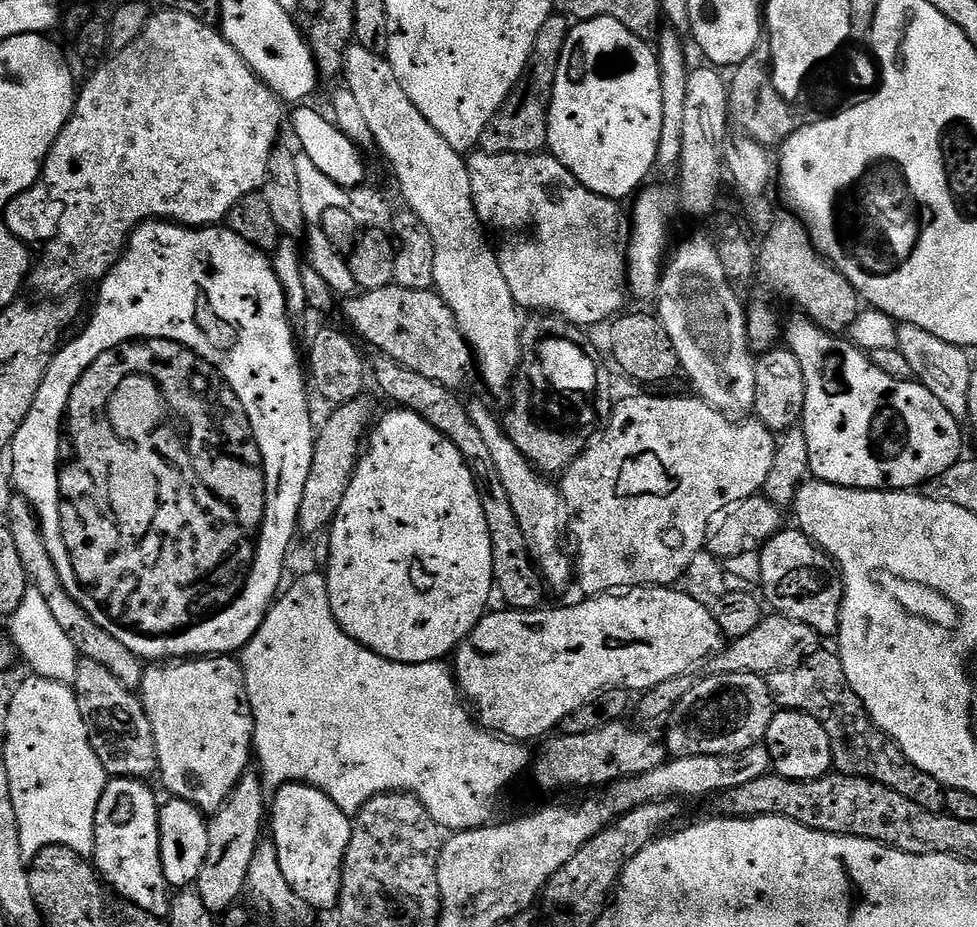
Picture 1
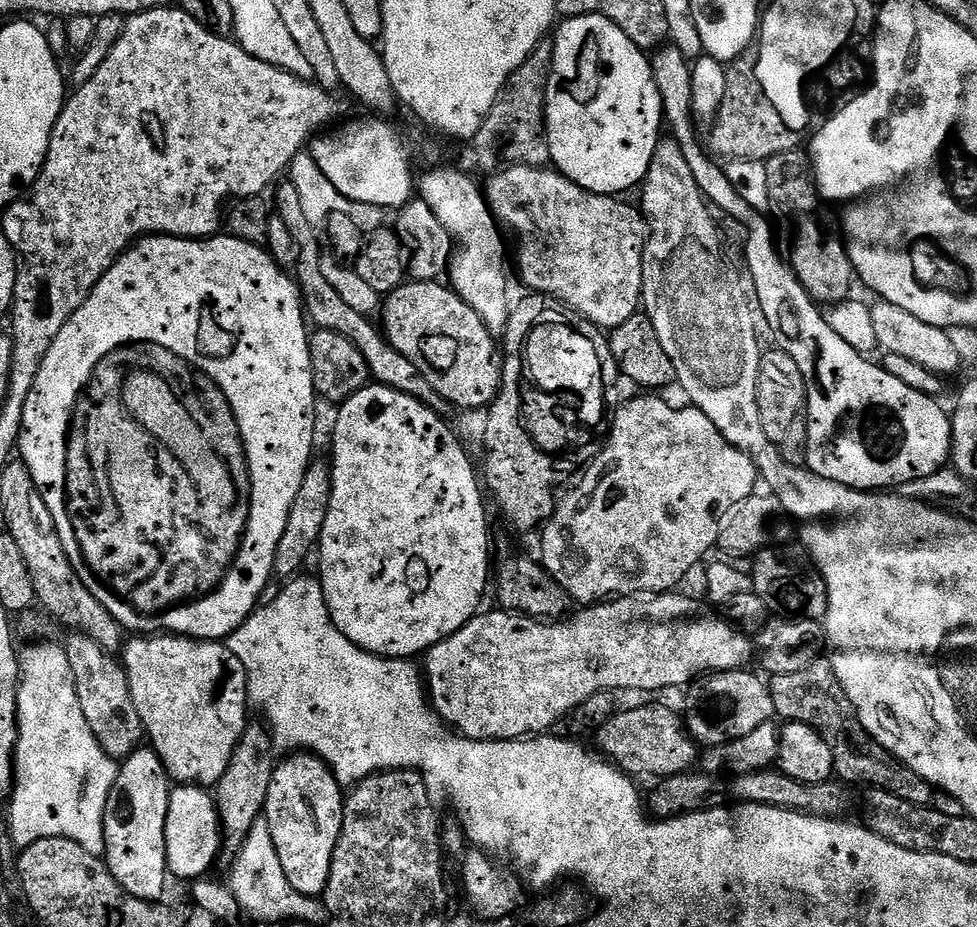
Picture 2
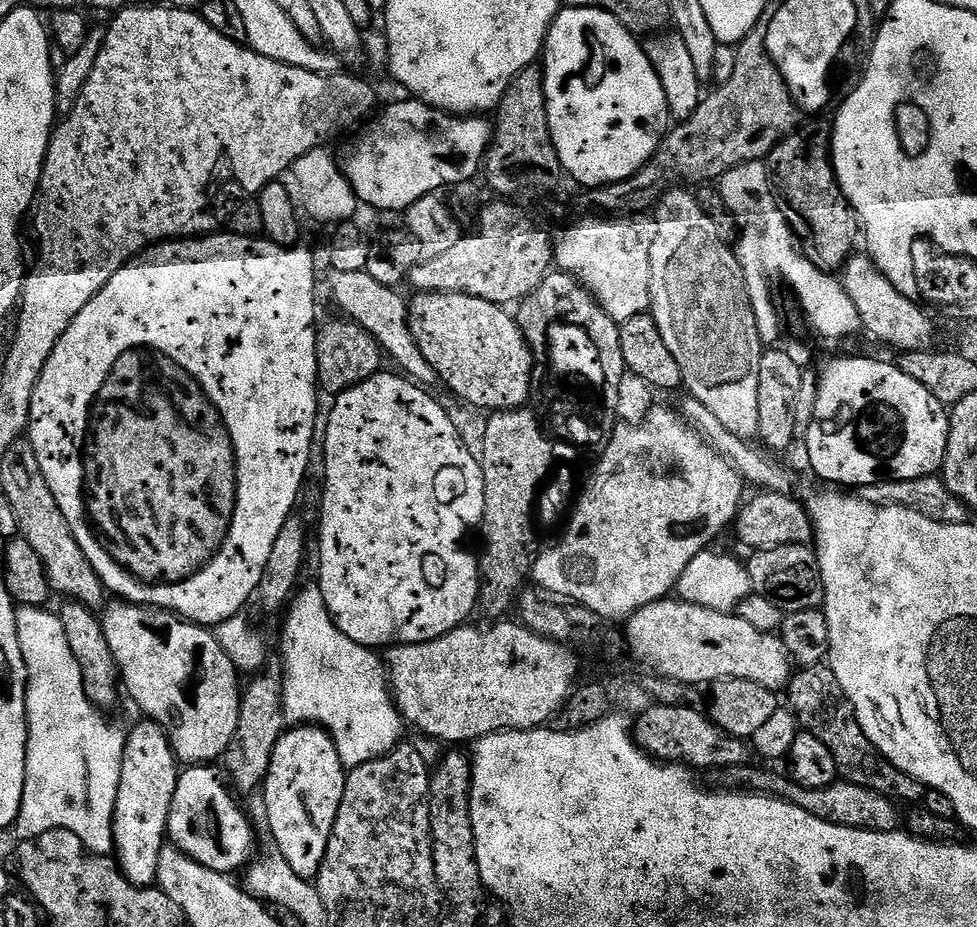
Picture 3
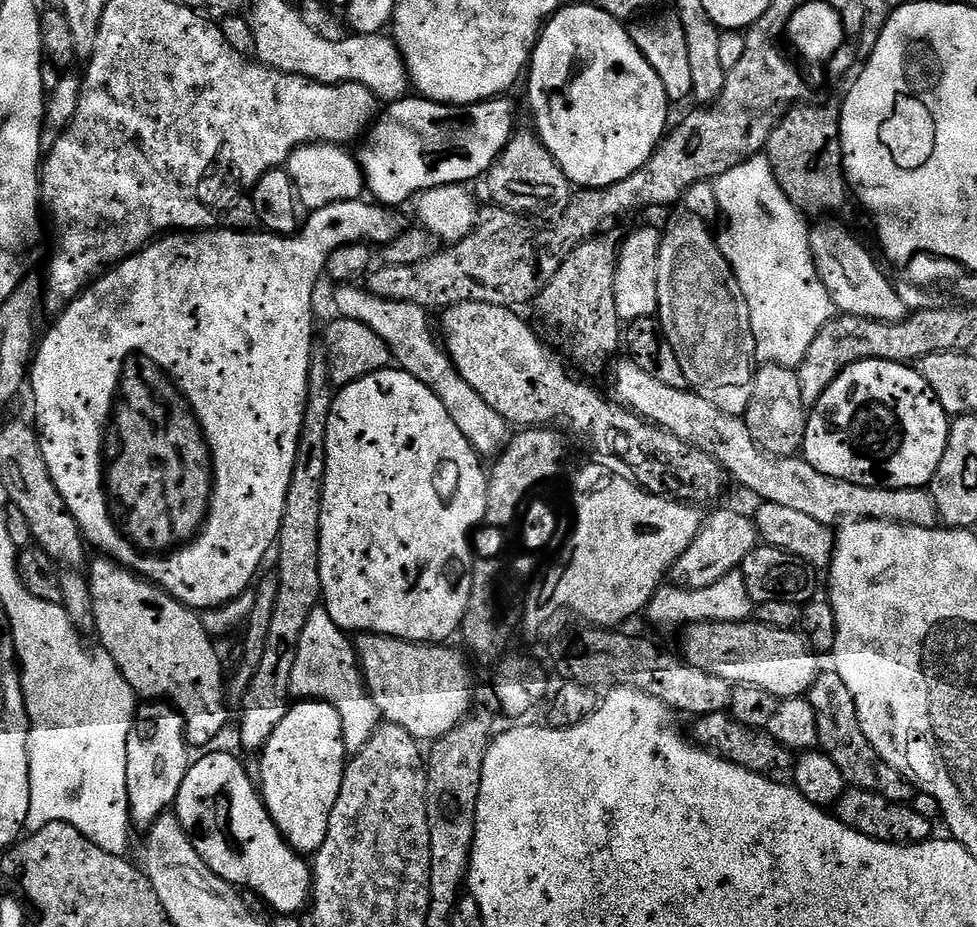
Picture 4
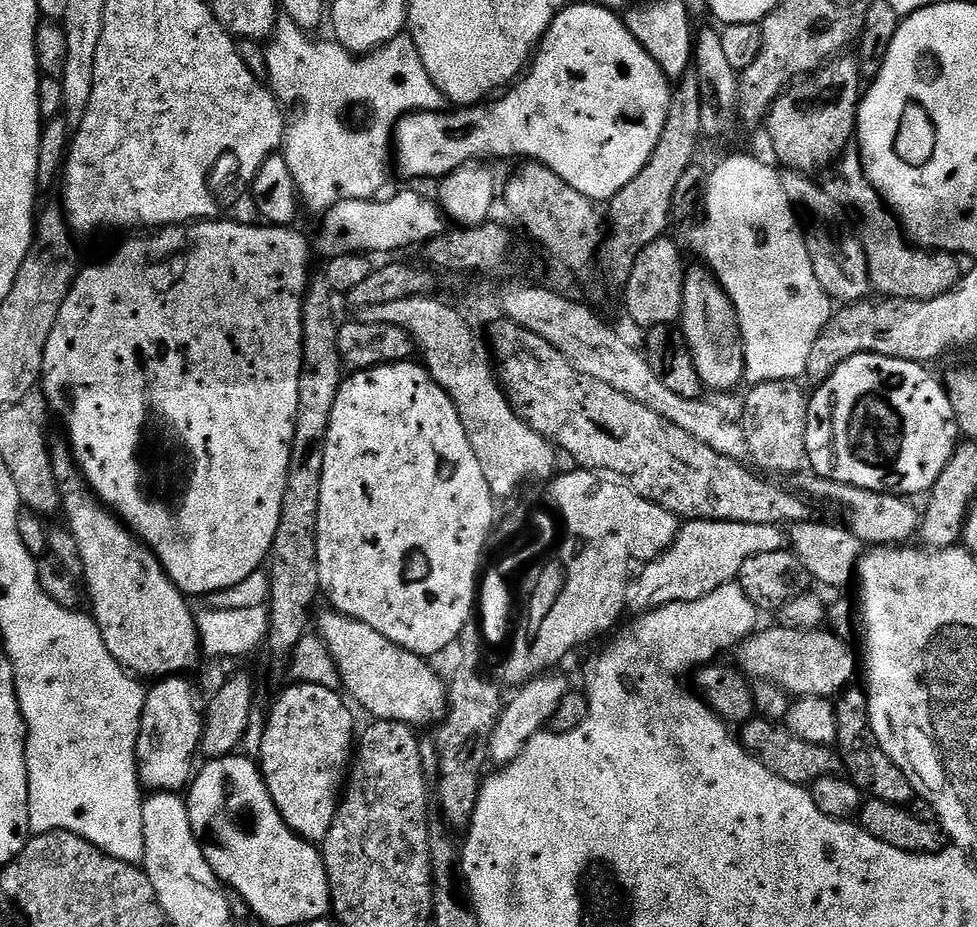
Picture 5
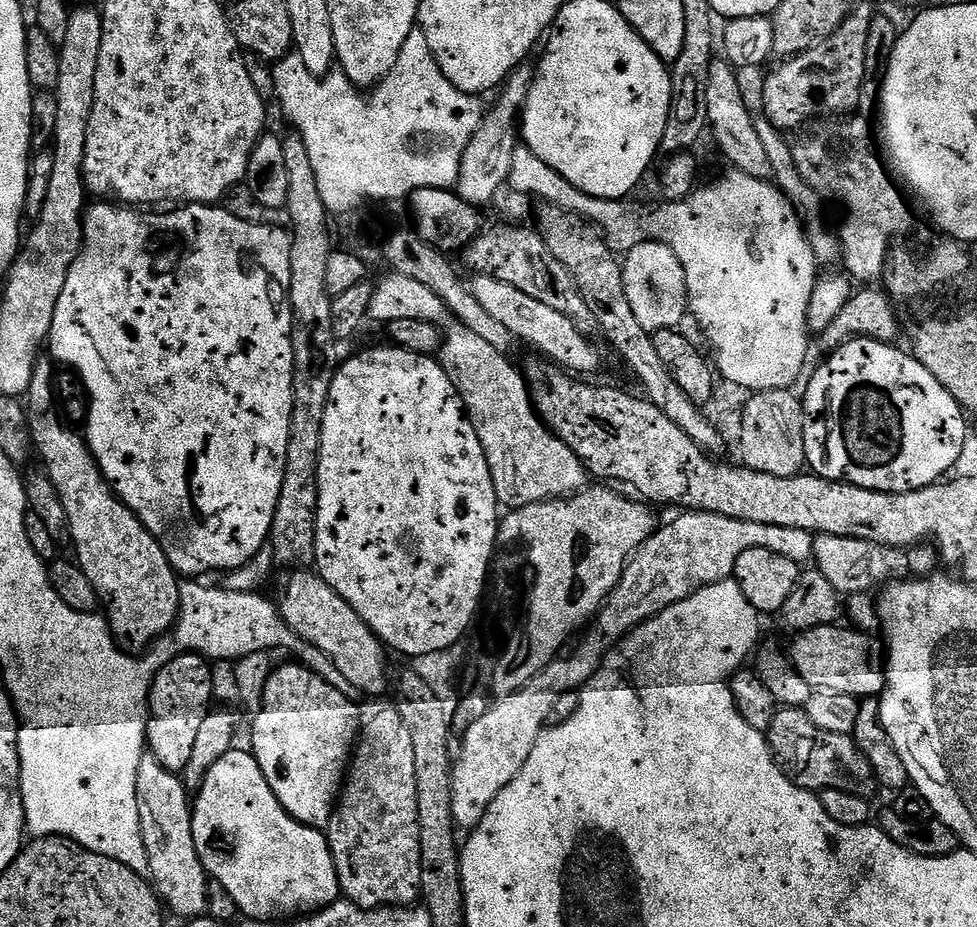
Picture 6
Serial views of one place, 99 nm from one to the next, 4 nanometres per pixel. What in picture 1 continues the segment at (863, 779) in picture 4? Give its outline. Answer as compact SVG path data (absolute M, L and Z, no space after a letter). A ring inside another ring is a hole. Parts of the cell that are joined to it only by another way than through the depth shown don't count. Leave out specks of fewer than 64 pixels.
M826 648L817 649L817 652L805 660L799 668L772 672L771 675L765 677L765 680L769 690L771 690L772 701L779 709L808 713L822 722L823 729L831 740L832 762L835 771L850 777L866 777L868 780L876 780L888 788L894 788L898 794L910 798L910 802L918 802L918 806L922 806L922 810L944 811L944 792L941 784L933 776L911 766L889 768L886 765L888 756L882 746L886 742L885 737L875 729L872 721L868 719L861 700L853 697L850 692L845 672L842 670L841 660L835 651L828 652Z

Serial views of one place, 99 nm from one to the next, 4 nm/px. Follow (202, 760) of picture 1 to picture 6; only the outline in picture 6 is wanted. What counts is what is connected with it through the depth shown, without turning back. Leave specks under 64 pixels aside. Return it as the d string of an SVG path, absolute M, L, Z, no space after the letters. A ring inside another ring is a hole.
M41 358L36 362L36 369L30 378L30 386L26 393L26 411L28 429L32 435L35 451L40 452L43 471L48 473L50 482L54 482L54 490L58 490L58 498L62 498L62 506L66 506L68 534L71 547L76 547L75 563L90 578L90 586L94 586L96 598L103 615L108 622L108 629L116 643L125 650L144 650L161 636L165 635L175 624L180 615L180 585L178 573L170 566L162 546L142 526L142 522L125 504L122 503L108 479L102 474L94 454L88 449L87 439L80 436L60 417L60 408L56 405L56 392L52 389L53 361Z

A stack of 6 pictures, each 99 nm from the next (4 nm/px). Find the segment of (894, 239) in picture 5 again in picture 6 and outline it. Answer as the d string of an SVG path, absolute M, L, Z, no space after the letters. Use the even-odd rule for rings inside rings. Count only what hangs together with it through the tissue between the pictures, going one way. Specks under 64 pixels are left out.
M860 114L817 119L804 134L805 136L800 141L792 144L792 153L794 162L798 166L798 174L802 174L804 181L820 195L820 199L825 205L833 204L836 207L836 216L840 219L838 239L842 264L843 267L848 267L847 275L853 281L861 280L861 285L871 285L879 276L881 279L885 275L890 249L894 244L892 239L908 224L908 204L904 201L905 193L903 191L900 193L896 189L897 181L890 175L889 169L878 151L878 140L874 135L873 125L871 128L860 117Z

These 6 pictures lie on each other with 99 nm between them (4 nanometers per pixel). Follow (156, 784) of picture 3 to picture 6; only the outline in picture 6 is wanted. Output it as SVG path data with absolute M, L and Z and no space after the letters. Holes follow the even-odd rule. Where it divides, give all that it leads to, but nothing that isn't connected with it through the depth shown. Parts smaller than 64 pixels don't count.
M186 652L172 659L154 678L152 692L148 696L146 748L150 755L158 758L166 770L183 773L186 762L190 762L202 718L208 716L213 704L209 661L194 652Z

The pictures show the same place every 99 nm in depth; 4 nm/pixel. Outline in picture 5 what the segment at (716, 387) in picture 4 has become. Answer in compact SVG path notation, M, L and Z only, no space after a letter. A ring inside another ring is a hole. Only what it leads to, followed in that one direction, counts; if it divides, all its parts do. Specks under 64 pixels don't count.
M699 267L689 272L687 269L682 276L678 332L688 345L688 352L694 358L694 366L698 370L698 378L702 378L705 389L728 392L745 383L744 344L740 340L740 324L724 287L707 267Z

